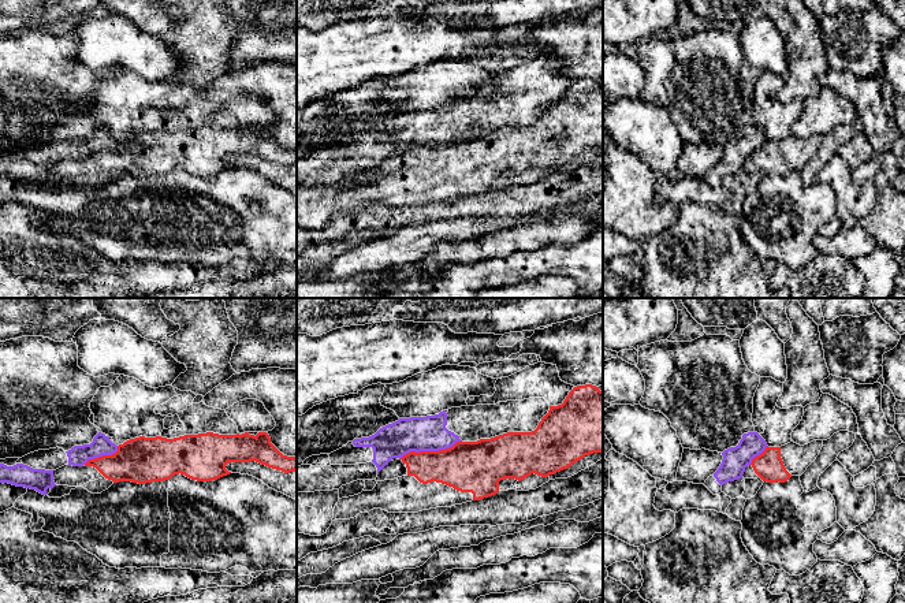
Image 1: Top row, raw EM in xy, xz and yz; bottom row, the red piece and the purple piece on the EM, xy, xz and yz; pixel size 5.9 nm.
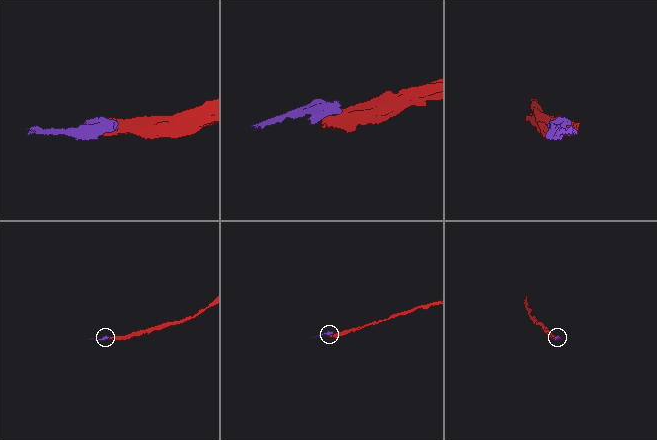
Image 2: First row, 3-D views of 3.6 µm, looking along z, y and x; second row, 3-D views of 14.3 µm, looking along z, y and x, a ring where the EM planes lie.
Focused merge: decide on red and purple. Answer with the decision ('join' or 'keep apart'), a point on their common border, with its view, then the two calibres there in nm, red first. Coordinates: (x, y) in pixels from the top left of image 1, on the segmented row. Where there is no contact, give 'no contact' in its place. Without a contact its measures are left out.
keep apart | xz (429, 451) | 300/200 nm

